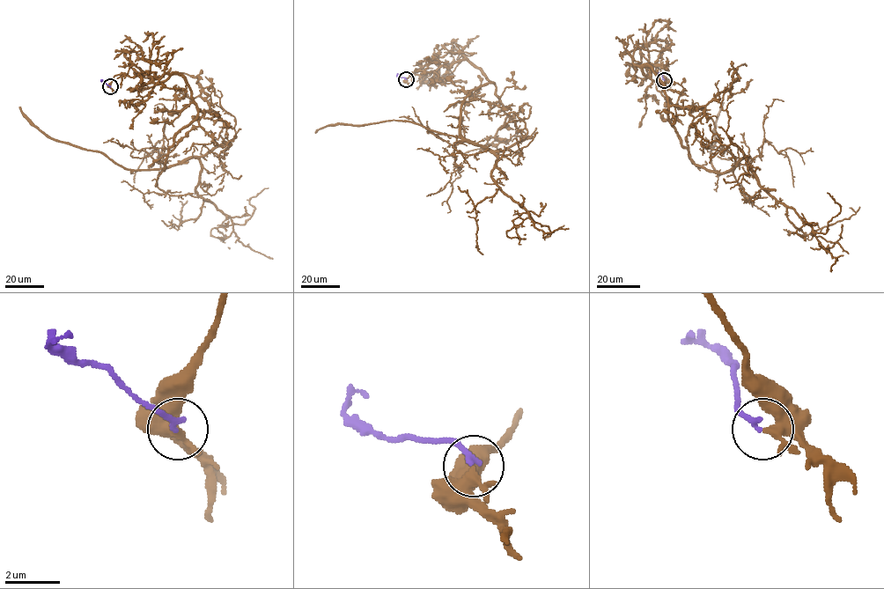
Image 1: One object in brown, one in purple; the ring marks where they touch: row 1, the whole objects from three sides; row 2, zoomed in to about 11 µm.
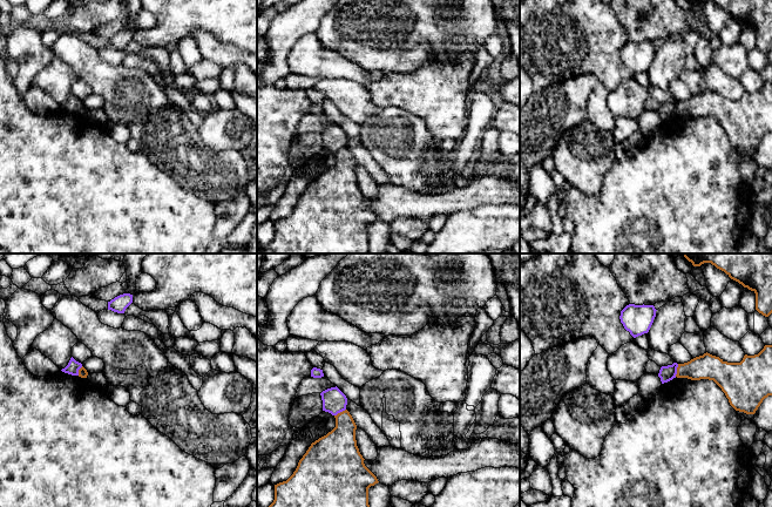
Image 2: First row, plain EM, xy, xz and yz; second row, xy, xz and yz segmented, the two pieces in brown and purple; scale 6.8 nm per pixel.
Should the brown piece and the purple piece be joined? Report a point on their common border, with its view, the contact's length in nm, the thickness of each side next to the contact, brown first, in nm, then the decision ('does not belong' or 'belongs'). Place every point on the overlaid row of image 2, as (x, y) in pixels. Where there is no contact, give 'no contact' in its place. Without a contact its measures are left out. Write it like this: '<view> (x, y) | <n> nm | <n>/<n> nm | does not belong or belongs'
yz (677, 370) | 90 nm | 170/110 nm | does not belong

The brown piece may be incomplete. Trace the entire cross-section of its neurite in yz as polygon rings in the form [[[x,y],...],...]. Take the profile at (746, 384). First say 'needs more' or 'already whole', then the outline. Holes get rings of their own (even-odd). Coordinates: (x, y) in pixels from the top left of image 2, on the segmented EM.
already whole; [[[765,345],[758,354],[745,354],[740,363],[727,363],[706,352],[688,363],[678,364],[676,377],[713,380],[736,411],[754,414],[763,400],[772,396],[772,345]]]

